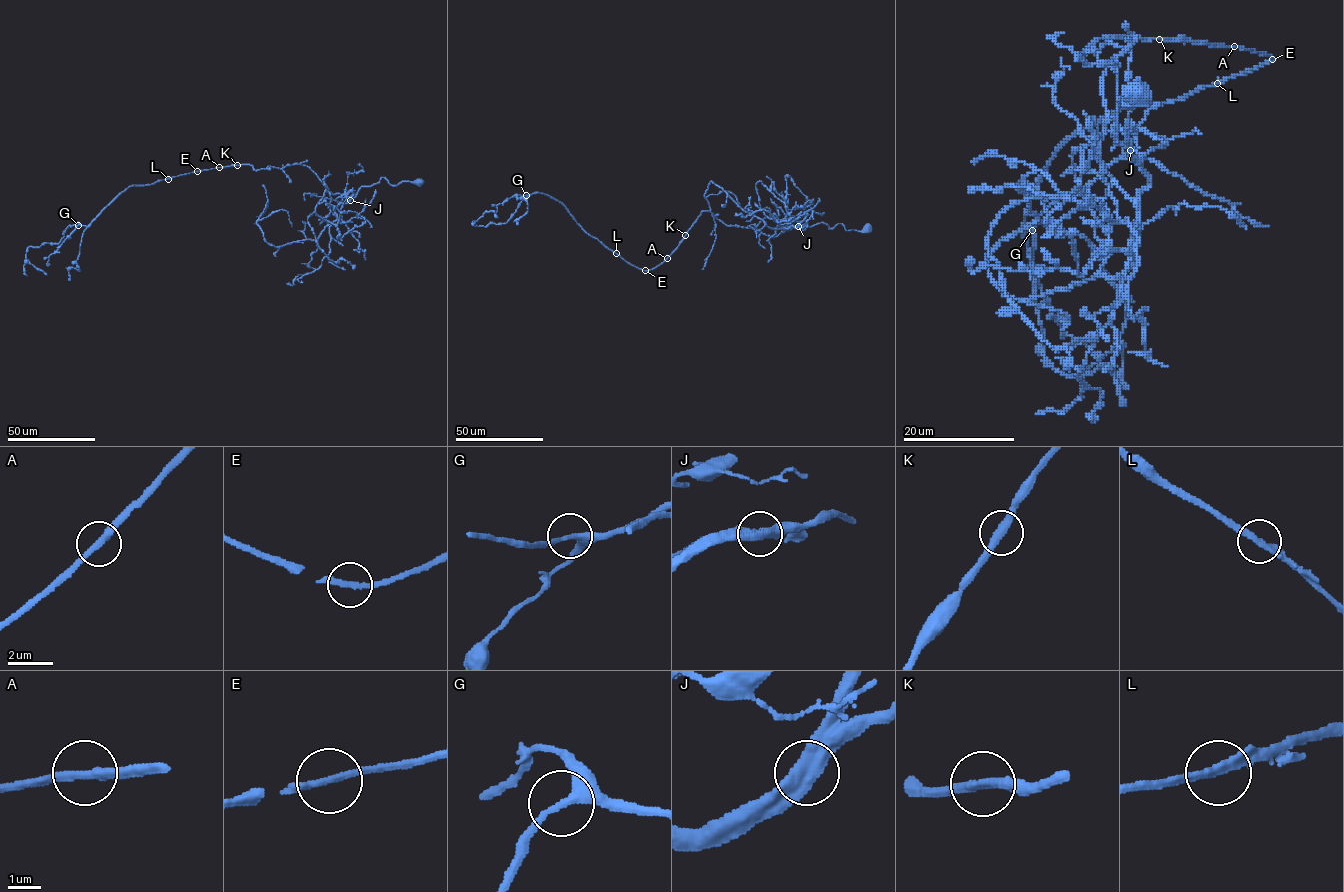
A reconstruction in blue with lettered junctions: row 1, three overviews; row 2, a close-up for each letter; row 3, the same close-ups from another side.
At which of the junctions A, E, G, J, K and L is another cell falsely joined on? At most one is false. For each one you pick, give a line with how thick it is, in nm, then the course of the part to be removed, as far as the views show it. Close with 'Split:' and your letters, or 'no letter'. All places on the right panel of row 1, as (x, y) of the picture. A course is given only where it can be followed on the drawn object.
Split: no letter

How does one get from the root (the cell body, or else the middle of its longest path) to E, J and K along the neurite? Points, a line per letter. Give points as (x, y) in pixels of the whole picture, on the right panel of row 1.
E: (1139, 92), (1121, 98), (1128, 140), (1102, 75), (1136, 38), (1083, 52), (1188, 39), (1272, 59)
J: (1139, 92), (1147, 94), (1142, 102), (1123, 103), (1137, 78), (1121, 98), (1132, 108), (1125, 130), (1130, 150)
K: (1139, 92), (1123, 103), (1137, 78), (1121, 98), (1128, 140), (1102, 75), (1136, 38), (1083, 52), (1160, 39)

